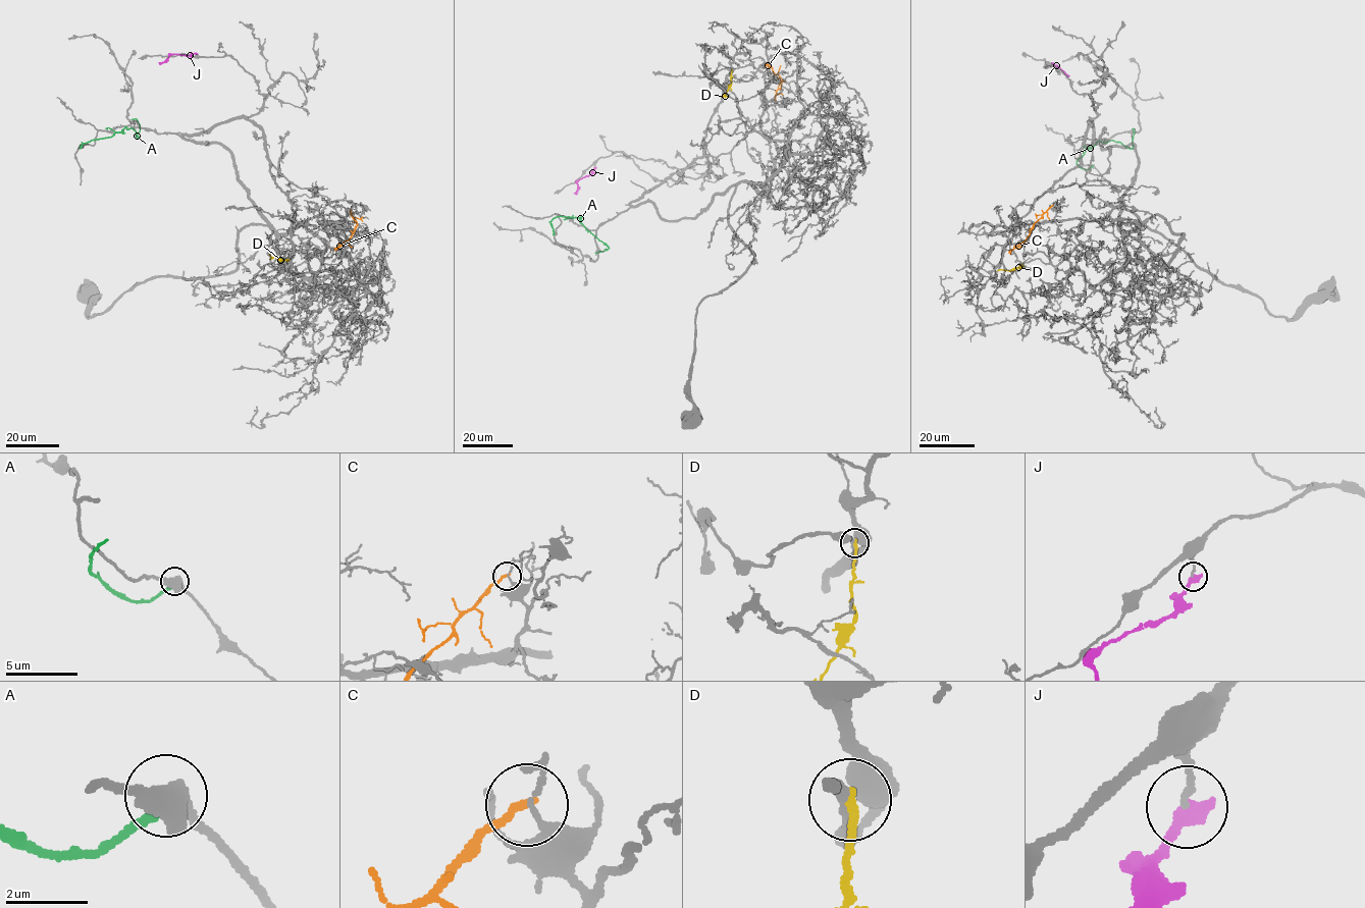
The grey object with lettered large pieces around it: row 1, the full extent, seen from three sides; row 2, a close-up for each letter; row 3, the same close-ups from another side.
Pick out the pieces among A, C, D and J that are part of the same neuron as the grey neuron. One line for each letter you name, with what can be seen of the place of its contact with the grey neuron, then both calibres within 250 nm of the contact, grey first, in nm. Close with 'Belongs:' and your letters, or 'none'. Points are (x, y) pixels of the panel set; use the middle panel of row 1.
Belongs: none

